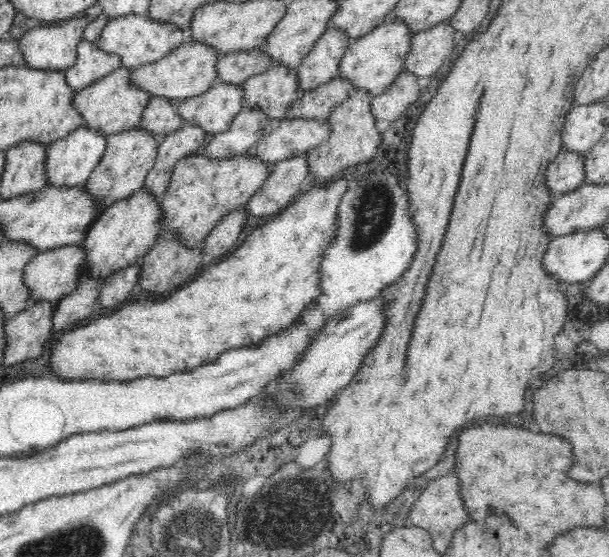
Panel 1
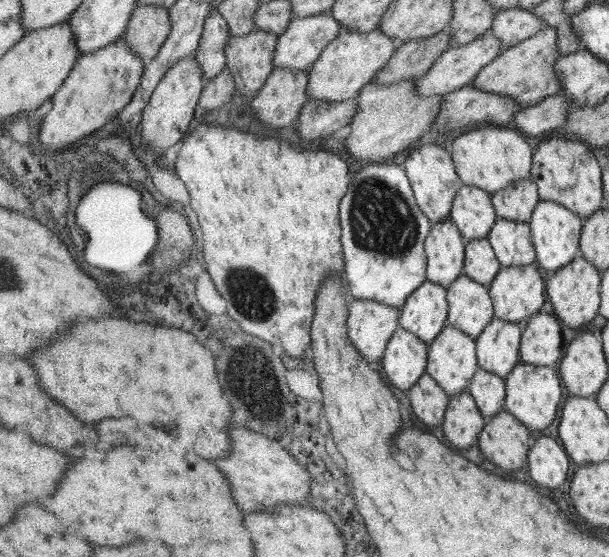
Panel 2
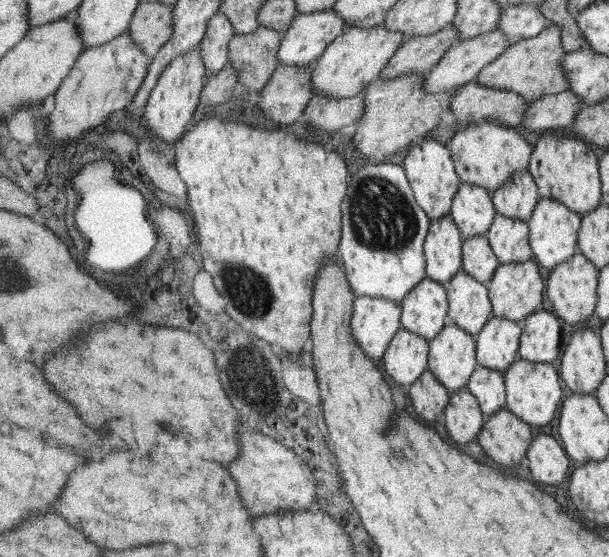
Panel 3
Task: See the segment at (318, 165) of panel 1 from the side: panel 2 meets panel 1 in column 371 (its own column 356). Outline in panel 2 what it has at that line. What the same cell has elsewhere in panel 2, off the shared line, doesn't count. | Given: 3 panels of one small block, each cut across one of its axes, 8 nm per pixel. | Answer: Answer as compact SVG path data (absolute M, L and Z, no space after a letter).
M376 80L365 84L359 92L356 115L350 121L350 134L344 146L350 156L366 163L388 162L394 154L412 148L418 138L435 126L440 110L443 110L444 95L420 97L417 80L400 80L394 84L378 84Z

